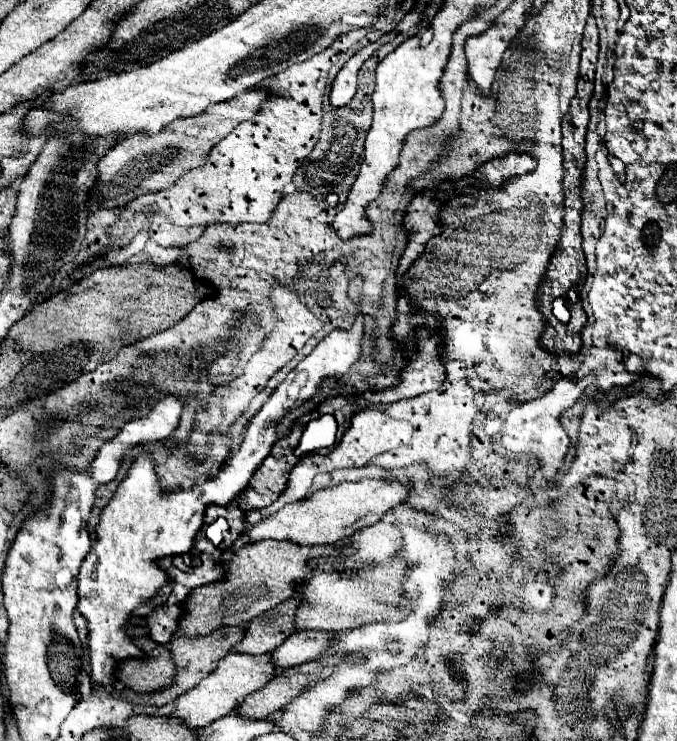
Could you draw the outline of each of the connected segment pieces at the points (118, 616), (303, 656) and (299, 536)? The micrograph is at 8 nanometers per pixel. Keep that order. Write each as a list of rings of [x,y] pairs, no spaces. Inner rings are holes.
[[[356,318],[350,330],[336,330],[326,336],[318,348],[306,356],[274,390],[260,412],[250,420],[244,442],[238,452],[228,460],[214,478],[204,484],[190,486],[186,490],[164,492],[158,484],[158,474],[148,454],[140,454],[132,464],[128,476],[118,486],[114,498],[100,514],[100,524],[96,528],[96,540],[92,550],[82,562],[78,574],[78,612],[86,618],[88,626],[88,652],[92,682],[96,686],[106,686],[116,682],[118,664],[130,658],[144,658],[144,652],[134,644],[128,634],[130,620],[134,612],[160,594],[160,590],[170,582],[166,570],[158,564],[164,556],[186,554],[194,546],[194,538],[204,524],[204,514],[210,504],[228,506],[242,490],[246,490],[252,474],[262,466],[270,454],[274,442],[280,438],[276,426],[292,410],[318,396],[324,380],[338,378],[348,372],[348,368],[360,356],[362,320]]]
[[[296,632],[272,652],[272,658],[280,668],[298,666],[304,662],[318,660],[324,654],[326,646],[330,646],[330,642],[334,642],[332,632]]]
[[[360,480],[360,482],[342,482],[332,488],[322,488],[310,498],[292,502],[284,506],[278,514],[264,518],[260,524],[252,526],[246,536],[250,542],[258,540],[288,540],[300,546],[318,546],[318,544],[338,544],[356,534],[358,530],[372,526],[384,518],[394,506],[406,502],[410,486],[400,484],[398,480]]]

